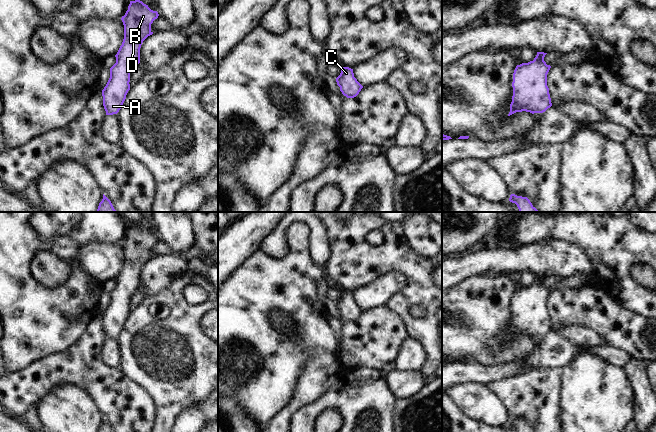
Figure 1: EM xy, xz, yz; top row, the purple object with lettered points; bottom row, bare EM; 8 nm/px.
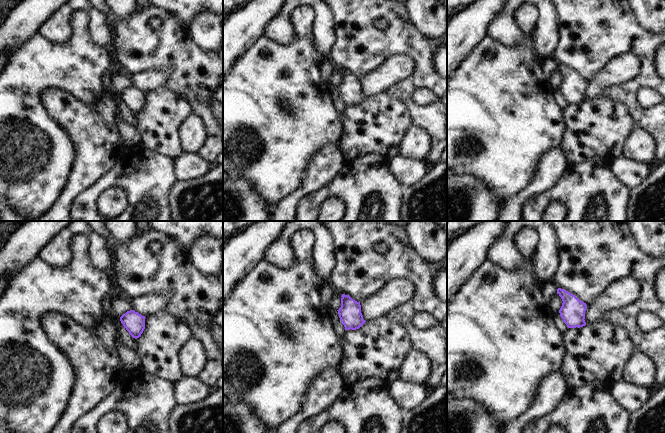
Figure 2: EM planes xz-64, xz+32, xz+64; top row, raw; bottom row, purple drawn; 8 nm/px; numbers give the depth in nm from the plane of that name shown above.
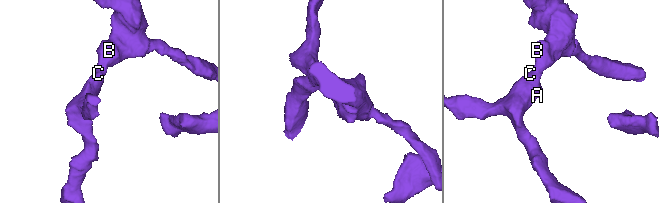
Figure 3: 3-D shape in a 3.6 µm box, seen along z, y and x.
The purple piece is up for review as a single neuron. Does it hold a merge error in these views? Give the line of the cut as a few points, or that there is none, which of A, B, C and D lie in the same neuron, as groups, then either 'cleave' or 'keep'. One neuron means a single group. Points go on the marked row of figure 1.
no cut | A B C D | keep

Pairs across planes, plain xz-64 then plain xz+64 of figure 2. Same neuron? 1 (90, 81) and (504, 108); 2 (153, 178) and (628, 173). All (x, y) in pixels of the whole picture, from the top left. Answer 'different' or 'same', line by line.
1: same
2: different

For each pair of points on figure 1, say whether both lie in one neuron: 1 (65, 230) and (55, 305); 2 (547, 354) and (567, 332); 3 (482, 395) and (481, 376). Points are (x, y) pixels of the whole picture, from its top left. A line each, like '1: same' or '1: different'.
1: different
2: different
3: different

